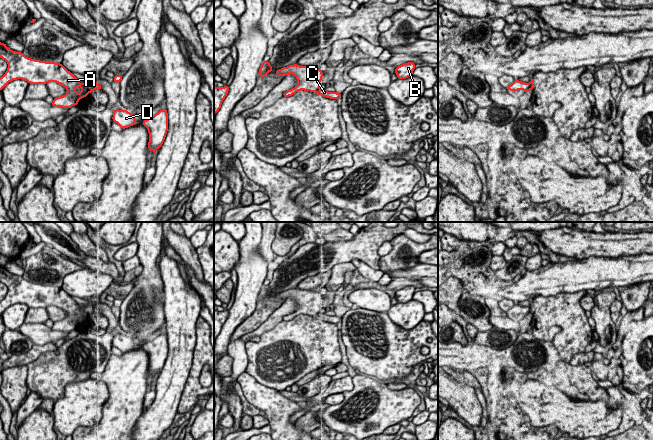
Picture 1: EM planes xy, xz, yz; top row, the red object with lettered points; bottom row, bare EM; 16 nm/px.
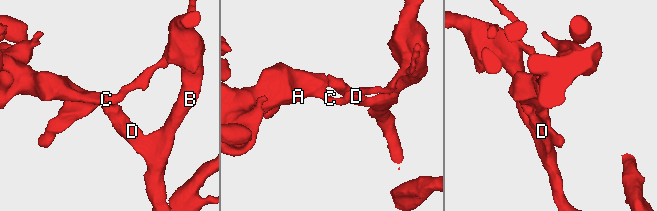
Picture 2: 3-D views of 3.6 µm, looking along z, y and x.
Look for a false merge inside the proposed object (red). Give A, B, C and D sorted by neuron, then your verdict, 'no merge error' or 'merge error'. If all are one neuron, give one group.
A B D / C; merge error

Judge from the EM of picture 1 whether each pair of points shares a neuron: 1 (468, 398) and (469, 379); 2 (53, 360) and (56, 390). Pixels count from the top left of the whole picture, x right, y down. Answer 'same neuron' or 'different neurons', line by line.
1: different neurons
2: same neuron

